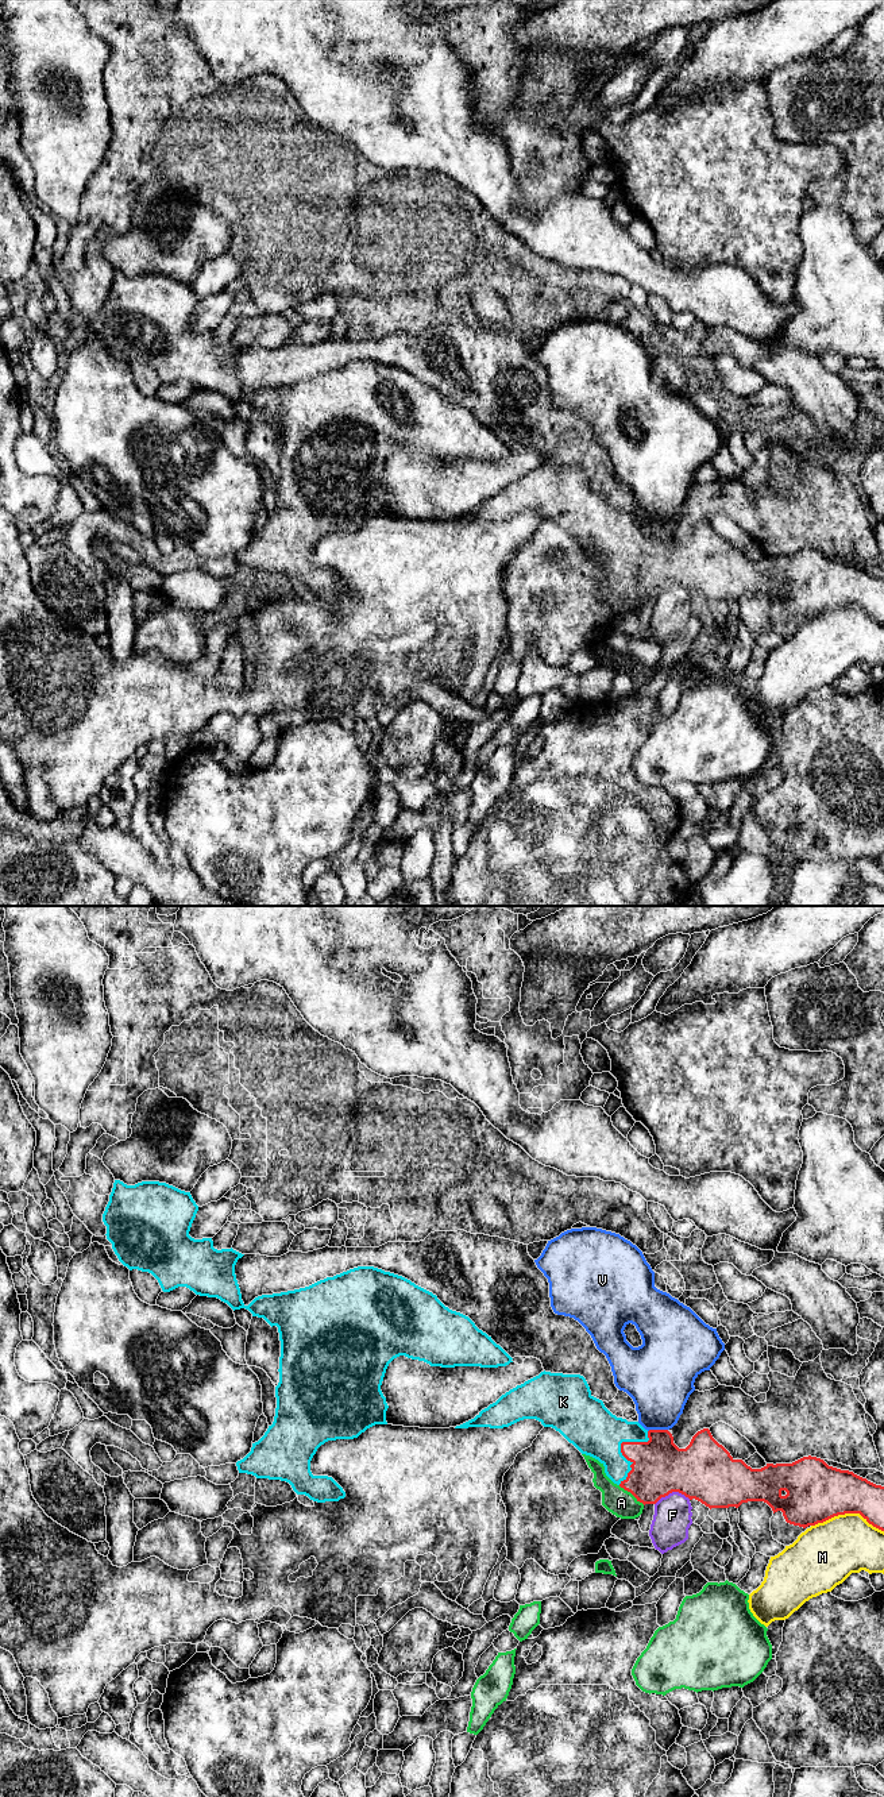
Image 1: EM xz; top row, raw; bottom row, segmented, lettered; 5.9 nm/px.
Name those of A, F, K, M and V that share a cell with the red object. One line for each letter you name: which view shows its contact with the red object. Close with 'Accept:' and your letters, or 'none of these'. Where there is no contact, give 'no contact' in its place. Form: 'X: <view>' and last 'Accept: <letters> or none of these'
K: xz
Accept: K

